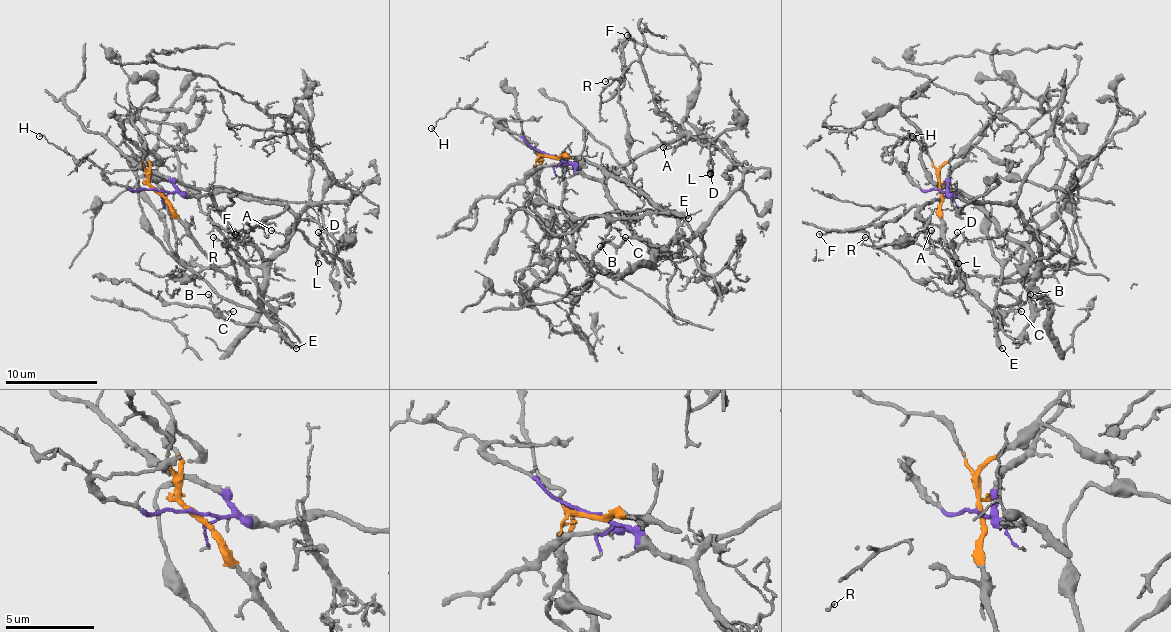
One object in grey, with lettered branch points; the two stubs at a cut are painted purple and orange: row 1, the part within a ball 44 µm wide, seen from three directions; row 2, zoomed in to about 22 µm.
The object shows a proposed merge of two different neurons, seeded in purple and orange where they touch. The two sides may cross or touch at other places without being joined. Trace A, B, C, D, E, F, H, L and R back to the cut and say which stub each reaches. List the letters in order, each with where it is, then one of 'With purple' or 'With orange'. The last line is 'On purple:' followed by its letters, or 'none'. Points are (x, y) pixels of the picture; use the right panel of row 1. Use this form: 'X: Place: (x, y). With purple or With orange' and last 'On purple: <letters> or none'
A: Place: (931, 230). With purple
B: Place: (1030, 294). With orange
C: Place: (1021, 311). With orange
D: Place: (957, 232). With purple
E: Place: (1002, 348). With orange
F: Place: (819, 234). With purple
H: Place: (912, 136). With purple
L: Place: (958, 263). With purple
R: Place: (865, 237). With orange
On purple: A, D, F, H, L

